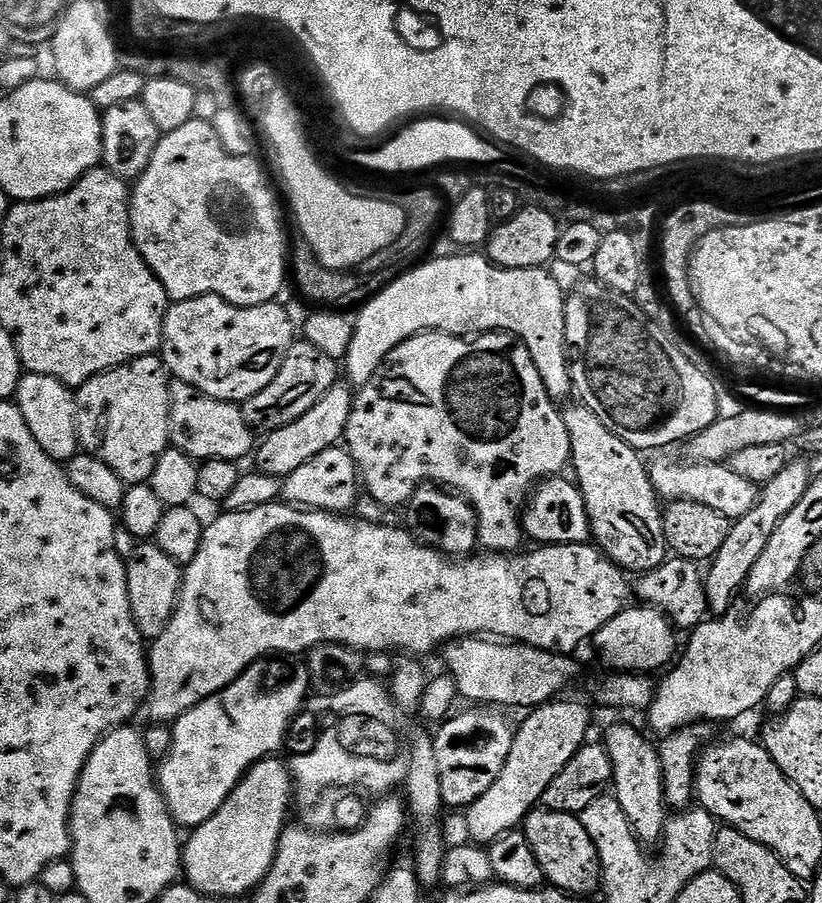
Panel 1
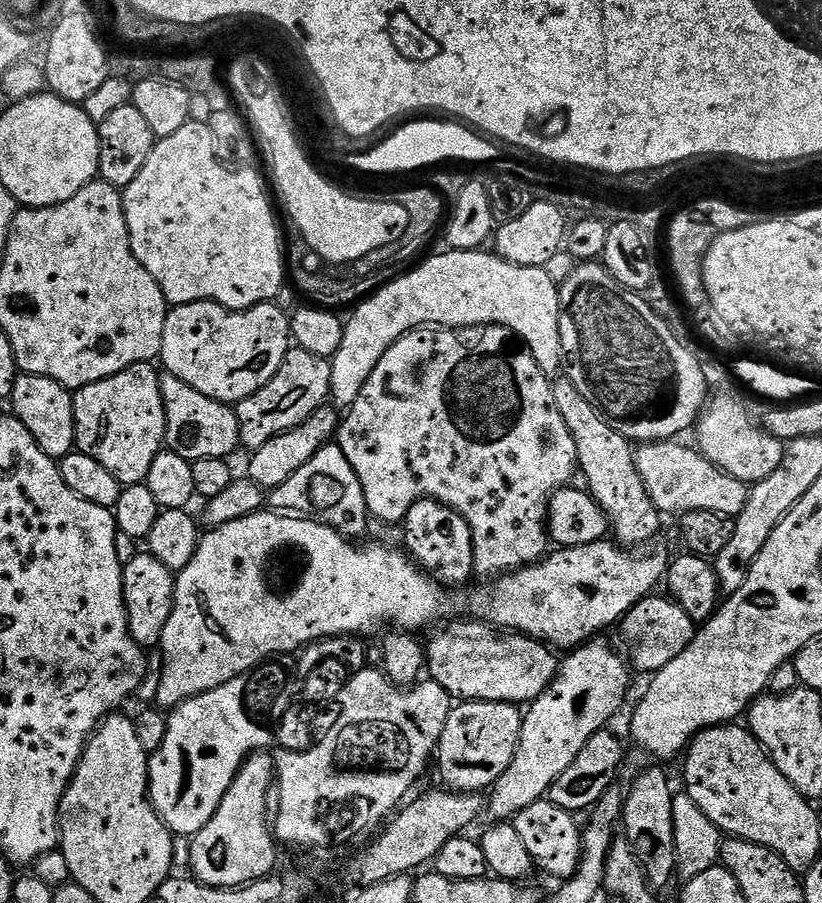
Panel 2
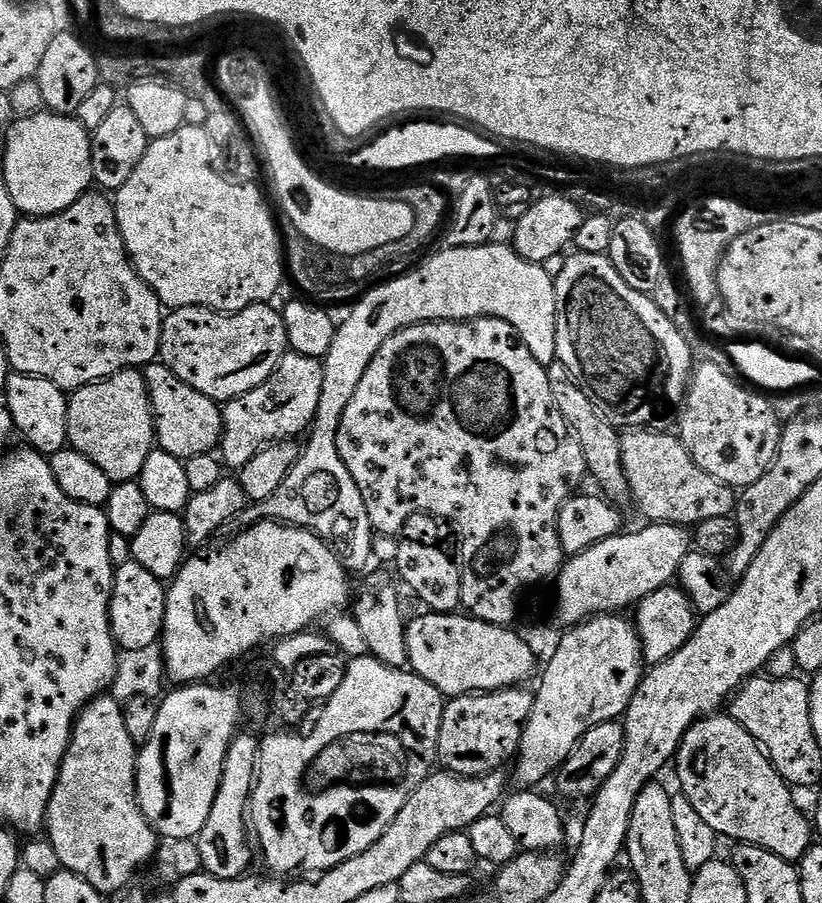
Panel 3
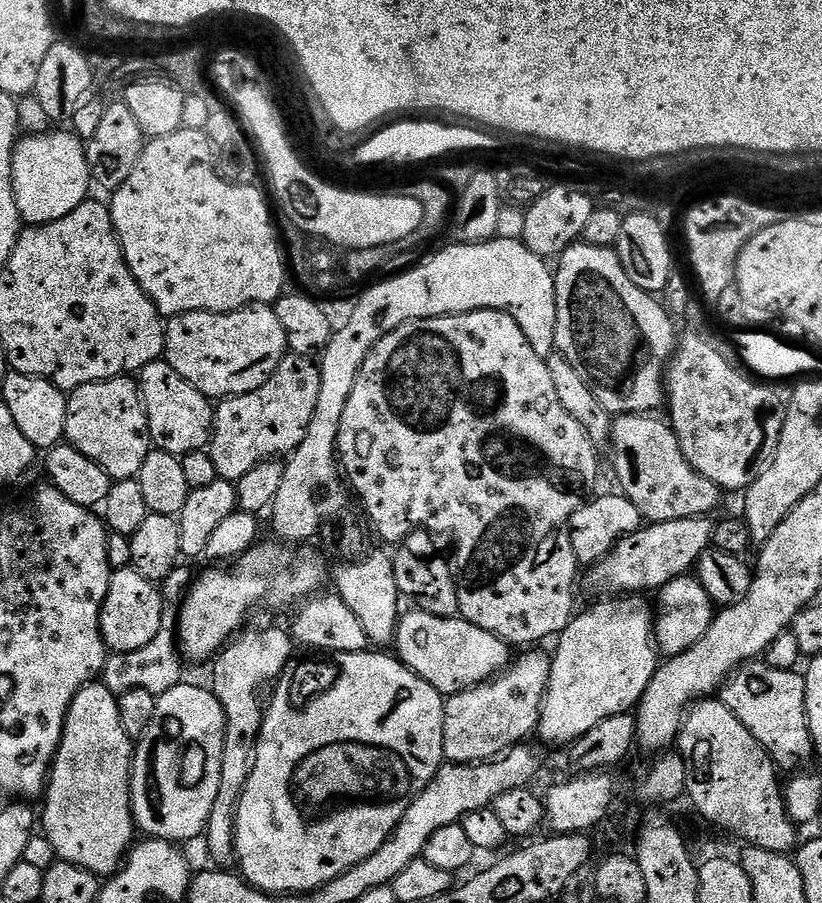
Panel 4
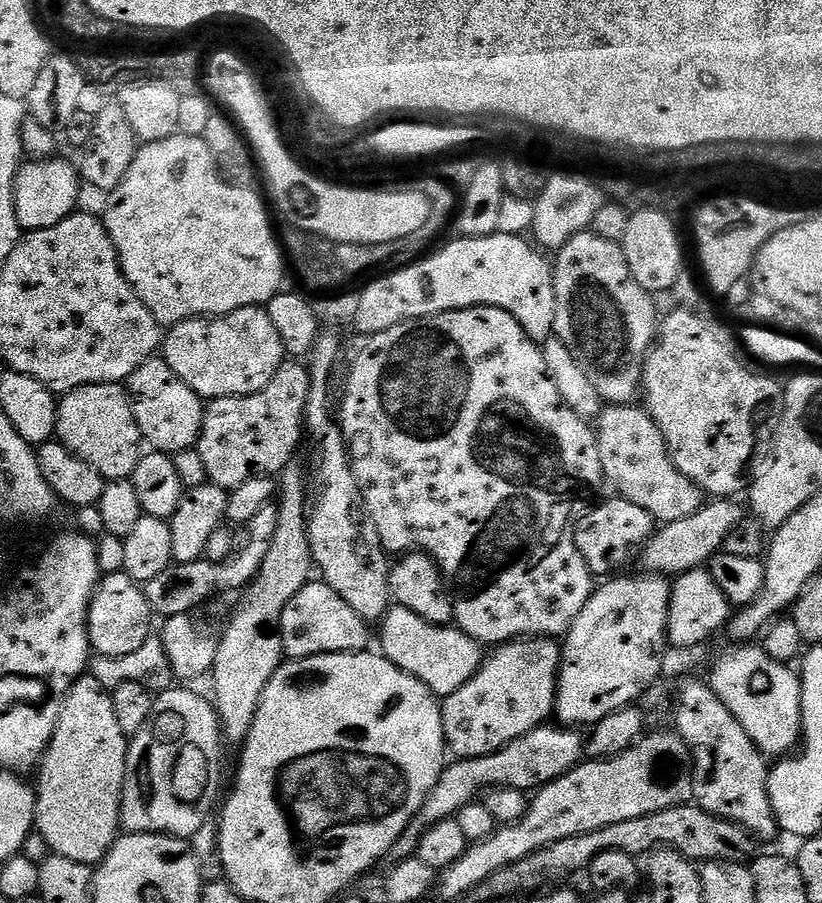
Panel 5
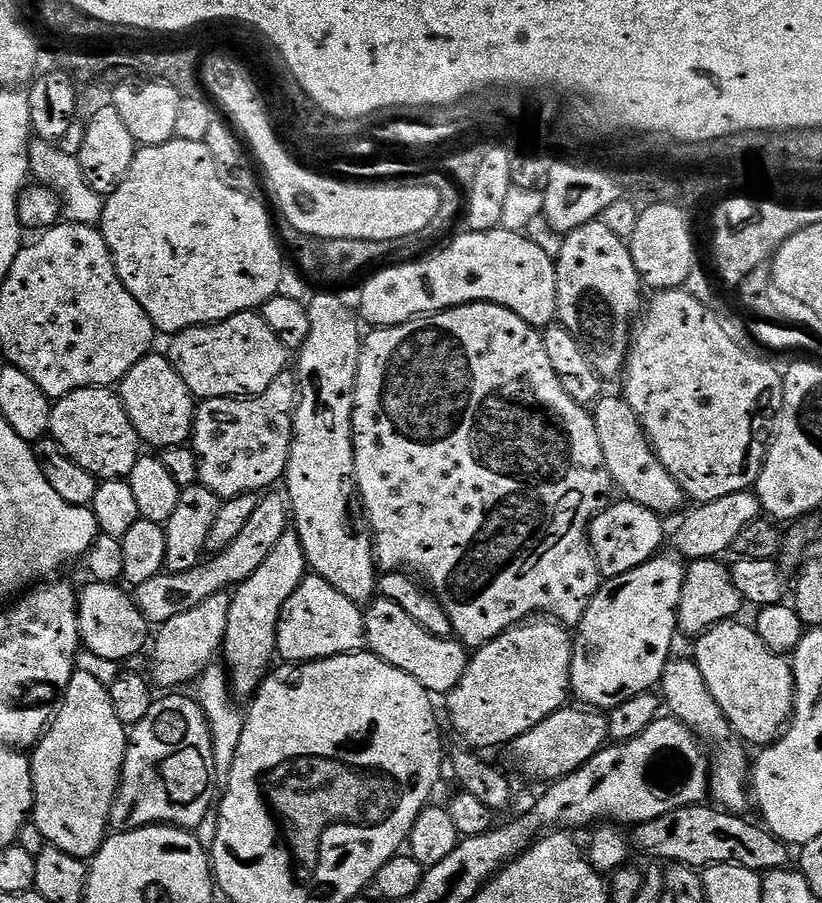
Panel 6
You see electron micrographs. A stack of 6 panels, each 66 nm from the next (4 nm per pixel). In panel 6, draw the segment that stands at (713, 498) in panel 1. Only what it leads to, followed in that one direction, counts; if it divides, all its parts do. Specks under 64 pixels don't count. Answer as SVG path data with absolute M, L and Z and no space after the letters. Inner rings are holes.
M605 394L596 401L591 409L592 421L594 422L594 430L598 430L598 446L602 446L602 458L606 458L606 470L610 470L613 485L617 489L620 488L627 499L638 502L638 506L646 506L646 510L654 510L661 518L668 518L671 512L679 510L683 504L686 504L684 491L680 489L680 484L674 482L674 478L670 478L670 474L666 470L666 466L662 466L662 462L658 462L658 458L652 452L651 446L648 445L648 439L644 433L644 428L638 422L638 418L628 405L628 401L623 395Z

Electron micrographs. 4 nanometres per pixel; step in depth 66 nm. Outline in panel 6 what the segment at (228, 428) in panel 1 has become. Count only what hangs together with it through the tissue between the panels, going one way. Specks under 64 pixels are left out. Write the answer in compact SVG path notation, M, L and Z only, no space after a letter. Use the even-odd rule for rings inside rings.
M156 355L143 356L138 366L134 366L130 374L120 379L118 395L126 414L130 414L134 430L145 445L153 444L156 450L178 448L187 445L192 439L198 400L186 382L182 382L178 370L174 370L167 355Z

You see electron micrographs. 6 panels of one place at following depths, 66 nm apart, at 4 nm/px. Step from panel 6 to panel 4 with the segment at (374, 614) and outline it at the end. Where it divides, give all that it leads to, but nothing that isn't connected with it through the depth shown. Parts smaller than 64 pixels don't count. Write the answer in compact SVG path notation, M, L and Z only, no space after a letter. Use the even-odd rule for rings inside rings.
M419 610L405 611L396 627L395 655L418 678L430 682L447 698L485 684L500 675L510 663L510 645L494 634L474 626L469 620L443 620Z

